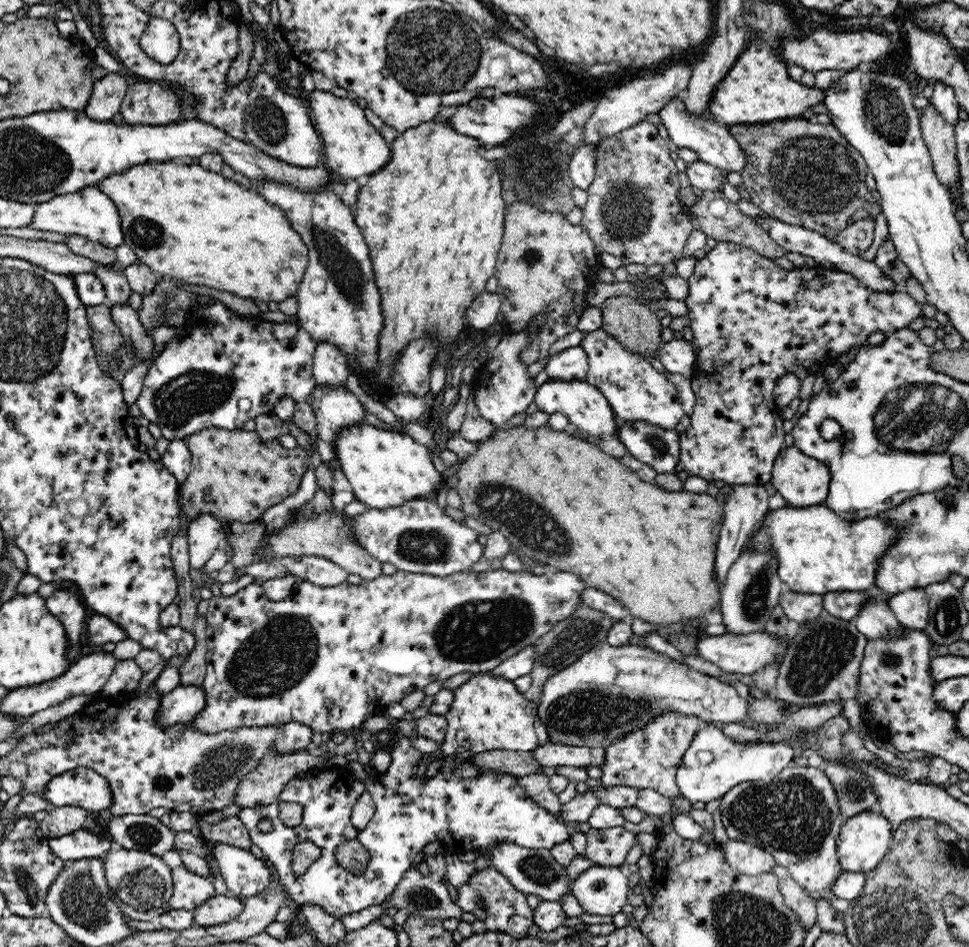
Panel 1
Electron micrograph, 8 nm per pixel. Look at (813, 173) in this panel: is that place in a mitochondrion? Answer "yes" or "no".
yes

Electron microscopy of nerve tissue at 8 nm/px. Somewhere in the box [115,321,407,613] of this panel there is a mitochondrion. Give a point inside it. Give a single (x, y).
(183, 397)

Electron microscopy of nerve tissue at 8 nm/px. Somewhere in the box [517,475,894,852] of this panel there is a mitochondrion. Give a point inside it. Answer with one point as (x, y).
(822, 652)

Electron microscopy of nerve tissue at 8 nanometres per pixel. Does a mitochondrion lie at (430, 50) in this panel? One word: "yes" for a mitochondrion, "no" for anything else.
yes

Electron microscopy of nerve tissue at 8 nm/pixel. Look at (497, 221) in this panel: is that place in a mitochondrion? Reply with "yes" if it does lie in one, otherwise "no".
no

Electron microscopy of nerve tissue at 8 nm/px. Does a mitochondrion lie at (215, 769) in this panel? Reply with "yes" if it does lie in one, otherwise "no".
yes

